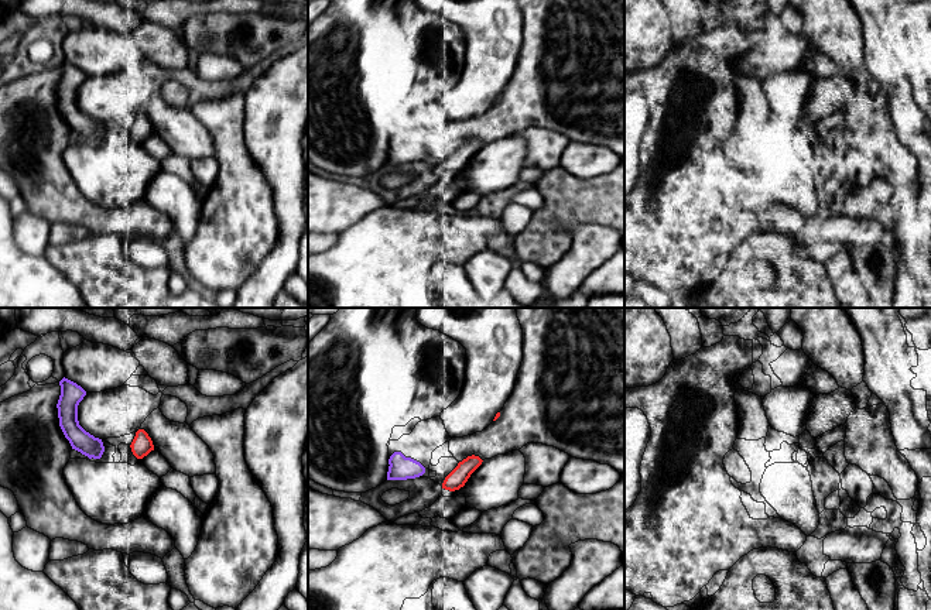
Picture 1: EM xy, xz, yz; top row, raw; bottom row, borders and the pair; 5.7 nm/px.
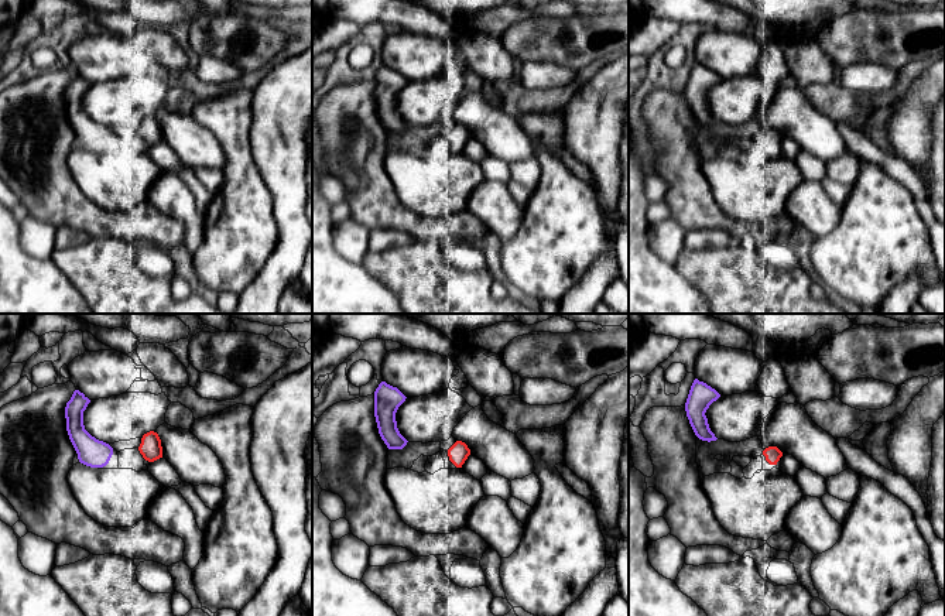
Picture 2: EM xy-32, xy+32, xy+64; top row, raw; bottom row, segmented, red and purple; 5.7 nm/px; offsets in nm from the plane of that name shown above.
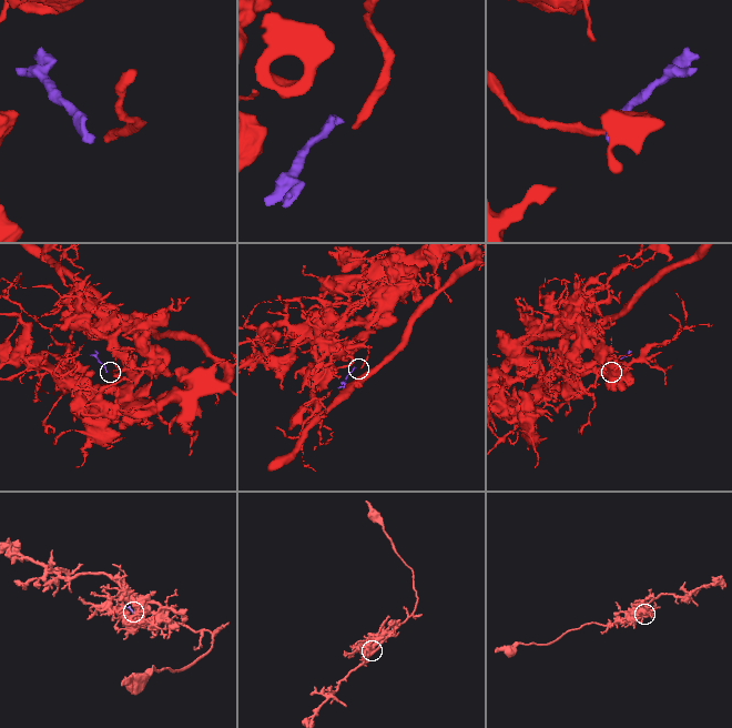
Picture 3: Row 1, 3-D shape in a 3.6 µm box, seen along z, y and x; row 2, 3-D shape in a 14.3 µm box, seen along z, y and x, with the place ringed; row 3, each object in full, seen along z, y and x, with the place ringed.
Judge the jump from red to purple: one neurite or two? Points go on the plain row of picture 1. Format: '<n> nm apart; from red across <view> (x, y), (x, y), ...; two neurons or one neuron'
120 nm apart; from red across xz (444, 164), (424, 156); two neurons

